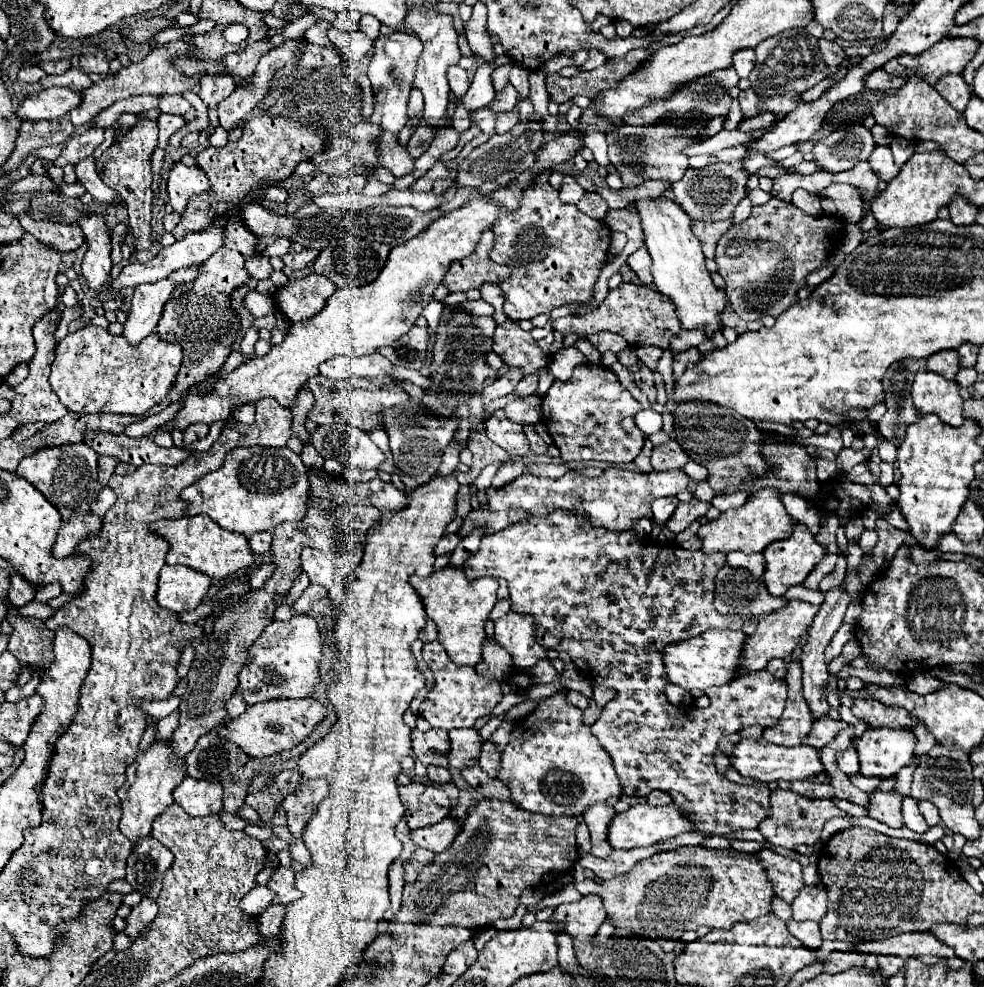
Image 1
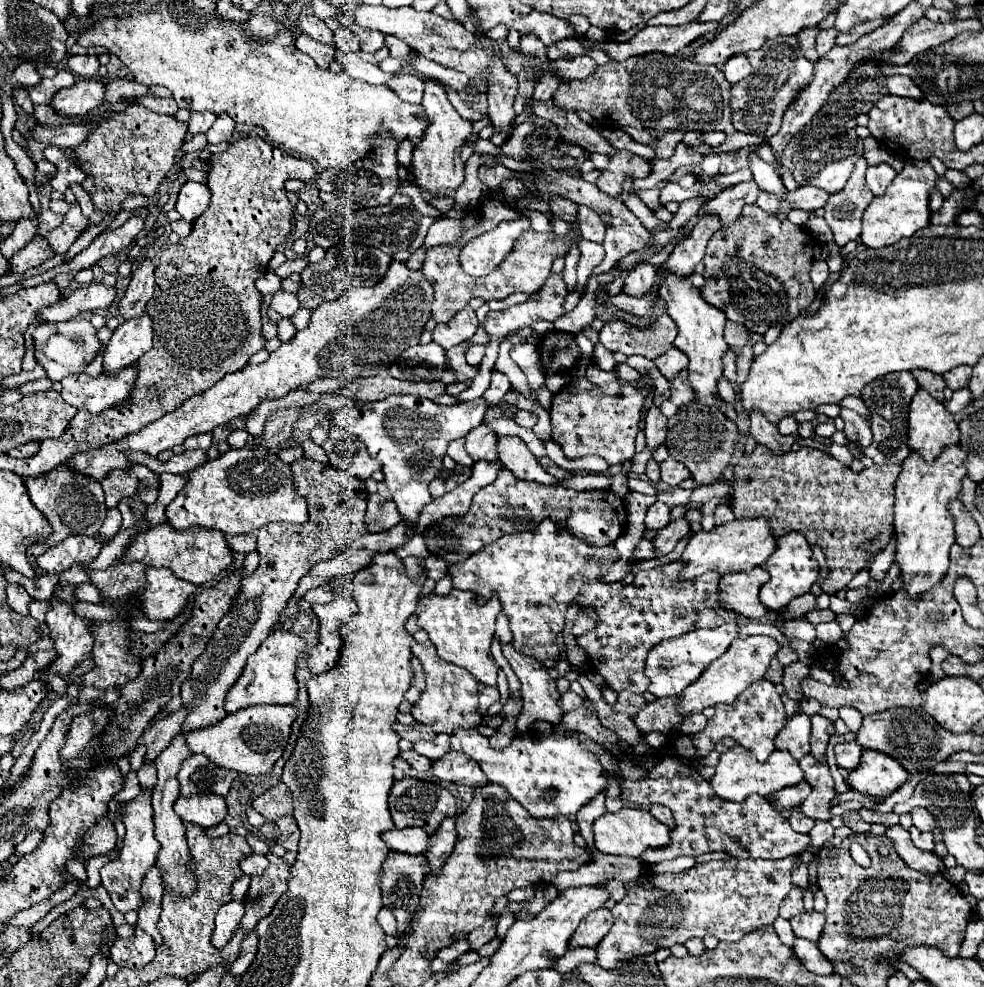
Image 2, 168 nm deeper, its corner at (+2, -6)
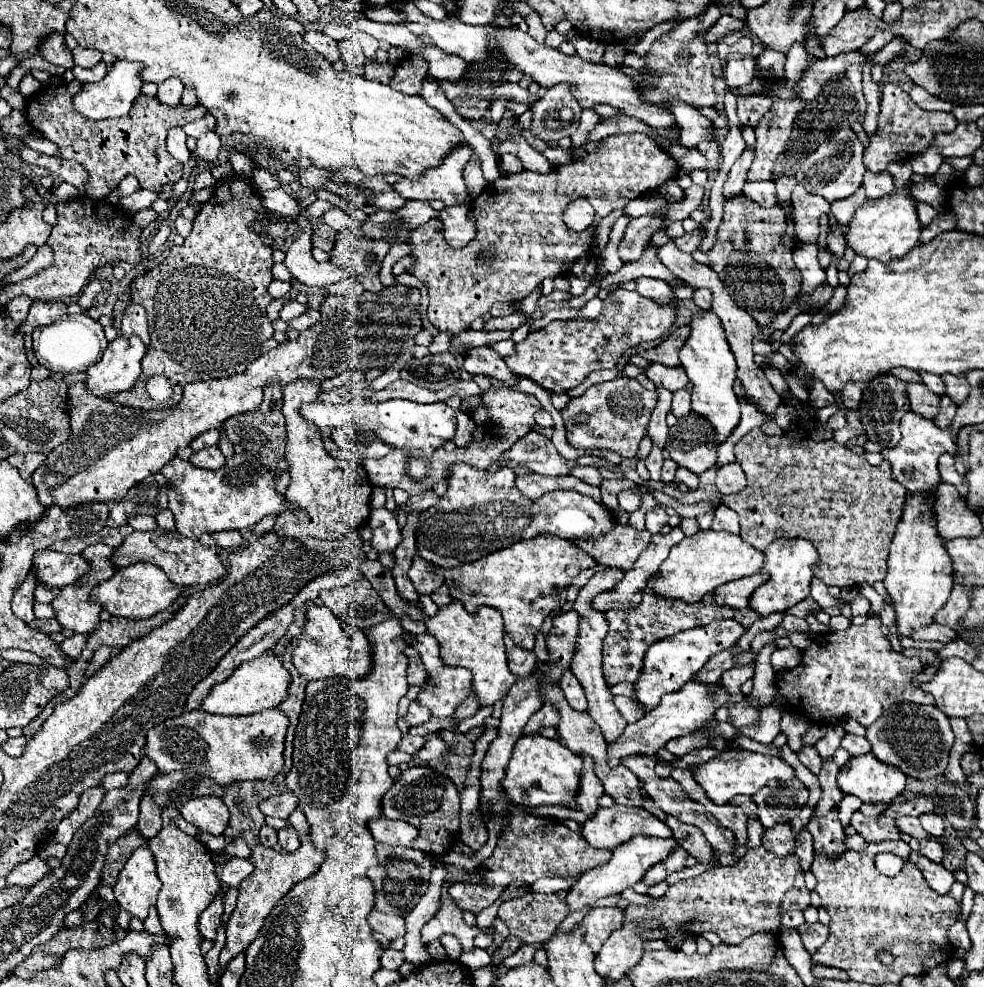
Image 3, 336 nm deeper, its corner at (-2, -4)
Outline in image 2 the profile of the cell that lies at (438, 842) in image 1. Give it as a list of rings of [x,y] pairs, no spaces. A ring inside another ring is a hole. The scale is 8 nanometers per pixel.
[[[404,827],[404,829],[384,831],[382,839],[392,851],[400,851],[400,853],[408,853],[408,855],[420,855],[426,849],[428,833],[420,827]]]

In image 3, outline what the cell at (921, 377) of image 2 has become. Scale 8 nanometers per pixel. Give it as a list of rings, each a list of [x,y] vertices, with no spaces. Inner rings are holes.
[[[922,381],[908,383],[908,399],[912,411],[924,417],[936,417],[936,413],[940,411],[940,395],[932,393]]]

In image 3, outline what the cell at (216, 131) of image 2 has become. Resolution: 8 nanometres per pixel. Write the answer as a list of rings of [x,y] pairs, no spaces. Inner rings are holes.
[[[216,129],[208,131],[204,137],[198,139],[198,147],[194,151],[194,155],[198,159],[206,159],[206,161],[214,161],[220,153],[220,147],[222,147],[222,141],[220,141],[220,135],[216,133]]]

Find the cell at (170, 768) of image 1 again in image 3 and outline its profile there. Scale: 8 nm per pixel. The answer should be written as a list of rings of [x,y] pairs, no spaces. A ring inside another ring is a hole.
[[[136,849],[118,875],[114,895],[118,905],[138,919],[148,915],[148,909],[156,905],[156,895],[162,883],[156,875],[156,861],[150,849]]]

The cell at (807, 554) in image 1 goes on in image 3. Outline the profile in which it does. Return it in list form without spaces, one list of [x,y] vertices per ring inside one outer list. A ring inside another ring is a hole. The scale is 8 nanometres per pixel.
[[[796,537],[796,539],[776,539],[766,547],[764,555],[766,565],[762,569],[770,573],[770,579],[760,589],[756,589],[756,593],[752,593],[752,609],[766,617],[776,611],[786,611],[810,595],[810,581],[814,577],[812,565],[818,561],[818,553],[812,547],[812,543]]]

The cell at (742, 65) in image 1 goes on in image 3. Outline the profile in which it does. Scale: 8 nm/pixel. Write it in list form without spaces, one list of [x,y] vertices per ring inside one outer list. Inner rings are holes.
[[[746,57],[746,59],[730,59],[726,63],[726,71],[724,71],[724,79],[730,87],[744,87],[748,85],[748,81],[752,81],[756,75],[754,69],[754,59]]]

